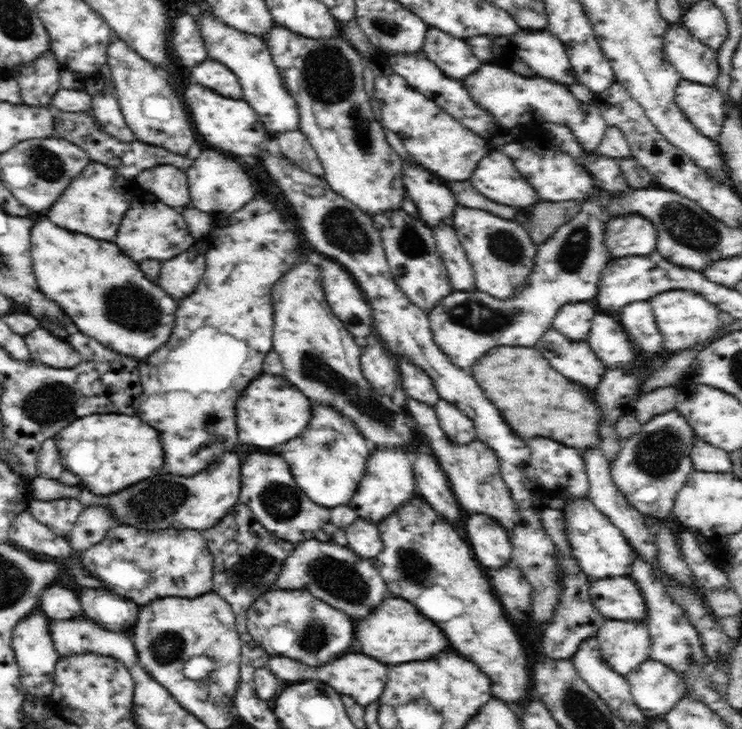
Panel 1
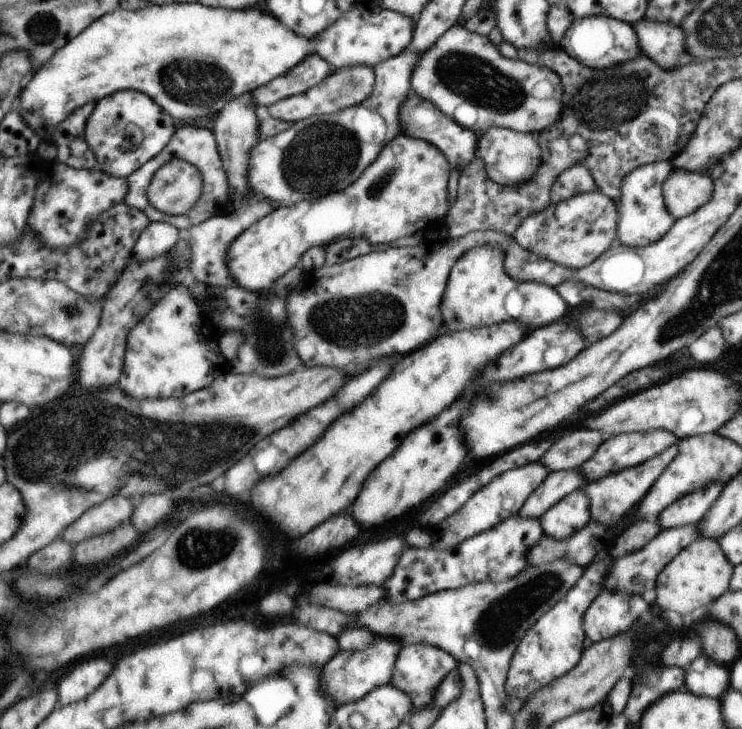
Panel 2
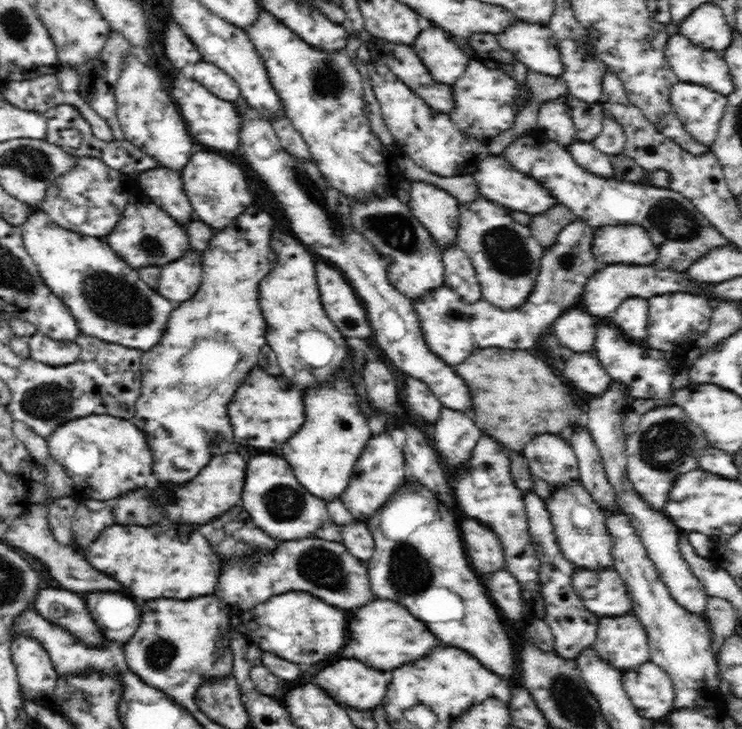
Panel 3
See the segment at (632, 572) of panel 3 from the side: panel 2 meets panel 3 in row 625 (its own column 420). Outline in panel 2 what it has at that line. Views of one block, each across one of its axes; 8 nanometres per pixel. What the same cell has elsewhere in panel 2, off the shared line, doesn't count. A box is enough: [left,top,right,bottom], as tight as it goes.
[391,644,455,709]

